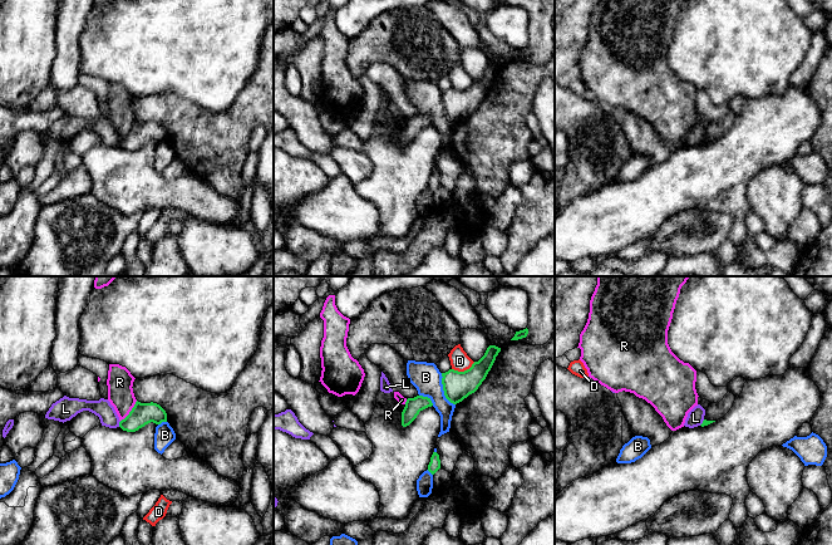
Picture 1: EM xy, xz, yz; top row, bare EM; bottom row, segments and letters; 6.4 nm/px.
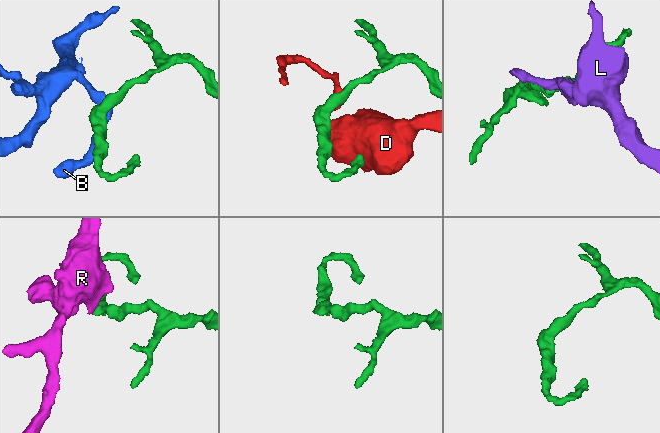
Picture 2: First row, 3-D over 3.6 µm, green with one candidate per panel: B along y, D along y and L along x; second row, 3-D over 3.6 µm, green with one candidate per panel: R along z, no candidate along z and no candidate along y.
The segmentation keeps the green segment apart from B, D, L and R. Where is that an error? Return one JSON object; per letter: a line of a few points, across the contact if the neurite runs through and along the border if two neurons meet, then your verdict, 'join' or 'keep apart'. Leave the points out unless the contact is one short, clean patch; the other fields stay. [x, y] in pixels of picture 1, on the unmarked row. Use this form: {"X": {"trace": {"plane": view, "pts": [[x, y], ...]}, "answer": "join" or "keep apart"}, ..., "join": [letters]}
{"B": {"answer": "keep apart"}, "D": {"trace": {"plane": "xz", "pts": [[474, 80], [463, 89], [452, 88]]}, "answer": "keep apart"}, "L": {"trace": {"plane": "xy", "pts": [[121, 140], [118, 145]]}, "answer": "keep apart"}, "R": {"trace": {"plane": "xy", "pts": [[137, 119], [121, 140]]}, "answer": "keep apart"}, "join": []}

